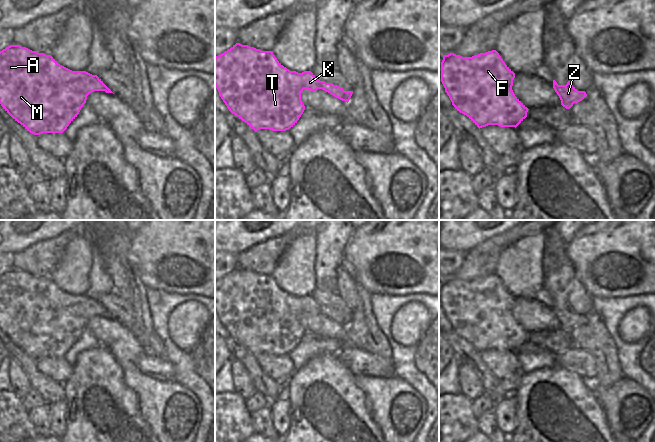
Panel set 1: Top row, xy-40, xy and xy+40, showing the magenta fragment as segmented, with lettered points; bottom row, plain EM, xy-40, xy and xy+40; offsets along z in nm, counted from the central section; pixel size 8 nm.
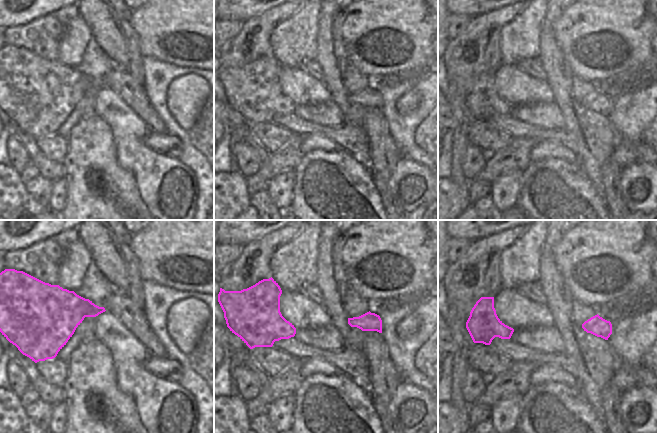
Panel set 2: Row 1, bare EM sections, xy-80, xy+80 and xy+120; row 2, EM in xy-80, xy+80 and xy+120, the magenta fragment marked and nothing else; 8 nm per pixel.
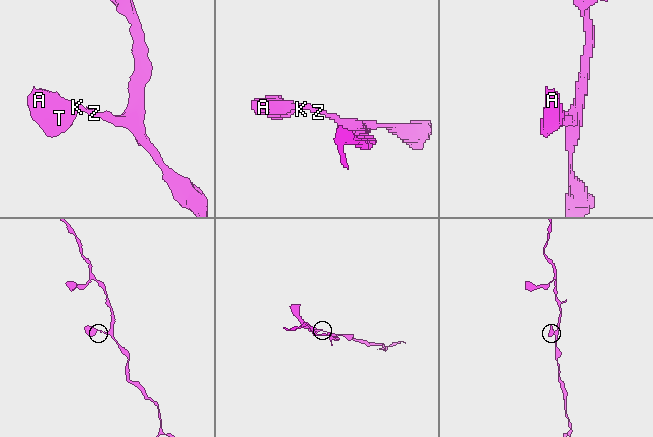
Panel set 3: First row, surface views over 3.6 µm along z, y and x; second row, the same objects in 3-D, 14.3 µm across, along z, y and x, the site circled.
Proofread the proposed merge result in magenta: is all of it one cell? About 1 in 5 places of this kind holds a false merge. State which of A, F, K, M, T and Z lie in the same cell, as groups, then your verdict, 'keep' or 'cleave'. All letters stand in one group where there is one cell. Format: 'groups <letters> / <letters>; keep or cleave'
groups A F K M T Z; keep

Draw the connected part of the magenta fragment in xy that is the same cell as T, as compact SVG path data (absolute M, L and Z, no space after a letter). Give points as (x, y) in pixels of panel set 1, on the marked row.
M236 43L230 49L215 57L215 87L229 111L244 121L255 132L260 129L286 131L293 127L305 110L301 100L301 92L304 89L310 91L322 89L347 103L353 94L353 91L344 91L338 85L320 81L311 71L302 73L290 71L277 60L273 51L262 51L240 43Z

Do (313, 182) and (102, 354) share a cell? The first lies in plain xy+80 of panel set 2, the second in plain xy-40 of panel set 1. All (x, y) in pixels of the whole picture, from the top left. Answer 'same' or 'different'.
same

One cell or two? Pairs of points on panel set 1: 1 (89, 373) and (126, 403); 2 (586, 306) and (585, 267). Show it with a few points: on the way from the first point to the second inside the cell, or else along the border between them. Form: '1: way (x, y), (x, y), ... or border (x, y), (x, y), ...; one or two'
1: way (98, 382), (117, 398); one
2: border (574, 277), (592, 297); two

